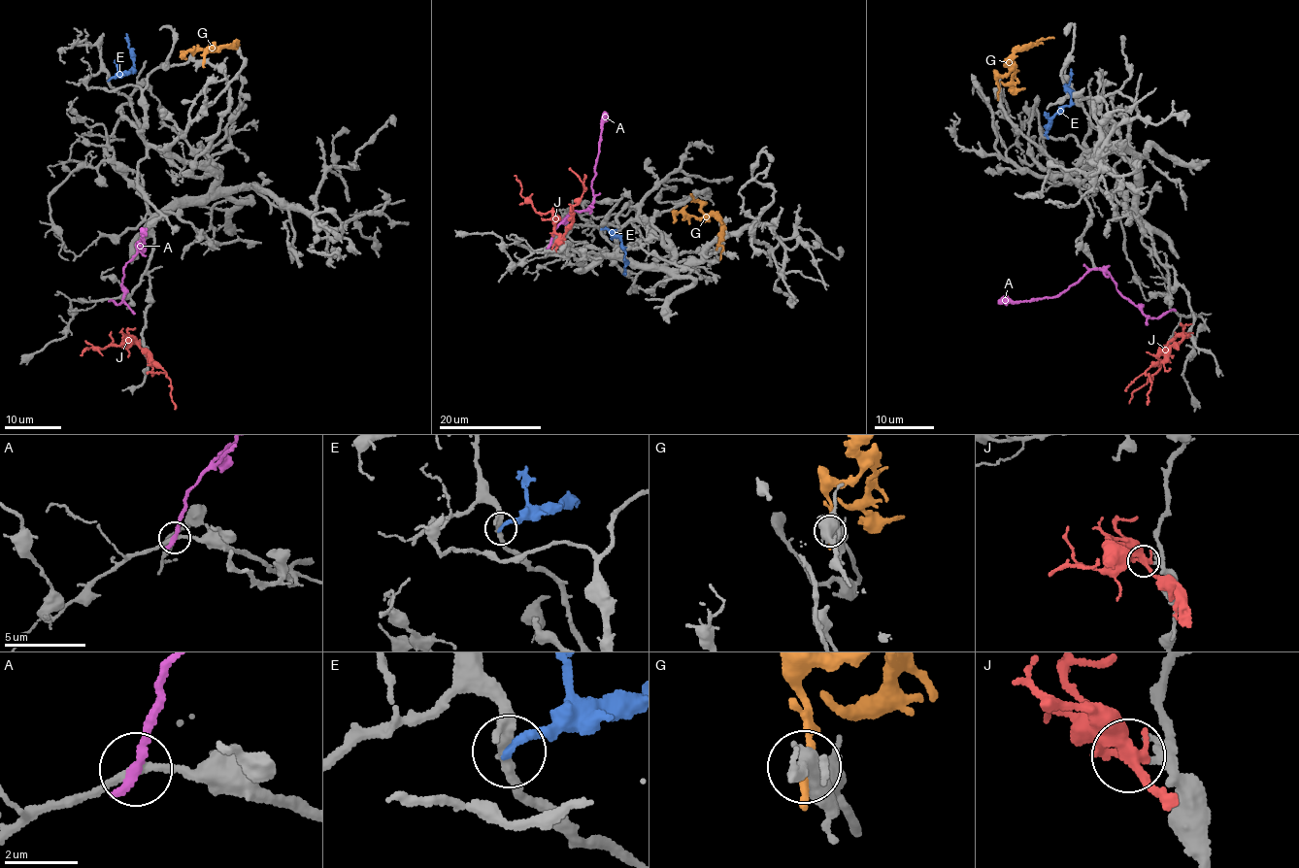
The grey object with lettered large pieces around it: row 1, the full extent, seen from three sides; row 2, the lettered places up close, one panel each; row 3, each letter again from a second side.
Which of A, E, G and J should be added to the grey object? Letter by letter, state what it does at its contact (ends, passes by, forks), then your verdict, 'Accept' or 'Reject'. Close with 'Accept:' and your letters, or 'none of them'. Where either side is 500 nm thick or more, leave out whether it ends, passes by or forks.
A: It ends there. Reject
E: It ends there. Reject
G: Reject
J: It ends there. Reject
Accept: none of them

